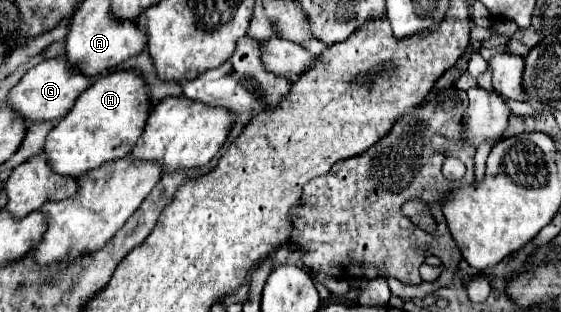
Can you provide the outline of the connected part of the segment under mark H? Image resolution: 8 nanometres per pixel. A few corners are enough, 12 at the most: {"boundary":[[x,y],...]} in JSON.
{"boundary":[[138,71],[98,77],[48,133],[78,179],[126,157],[150,101]]}

